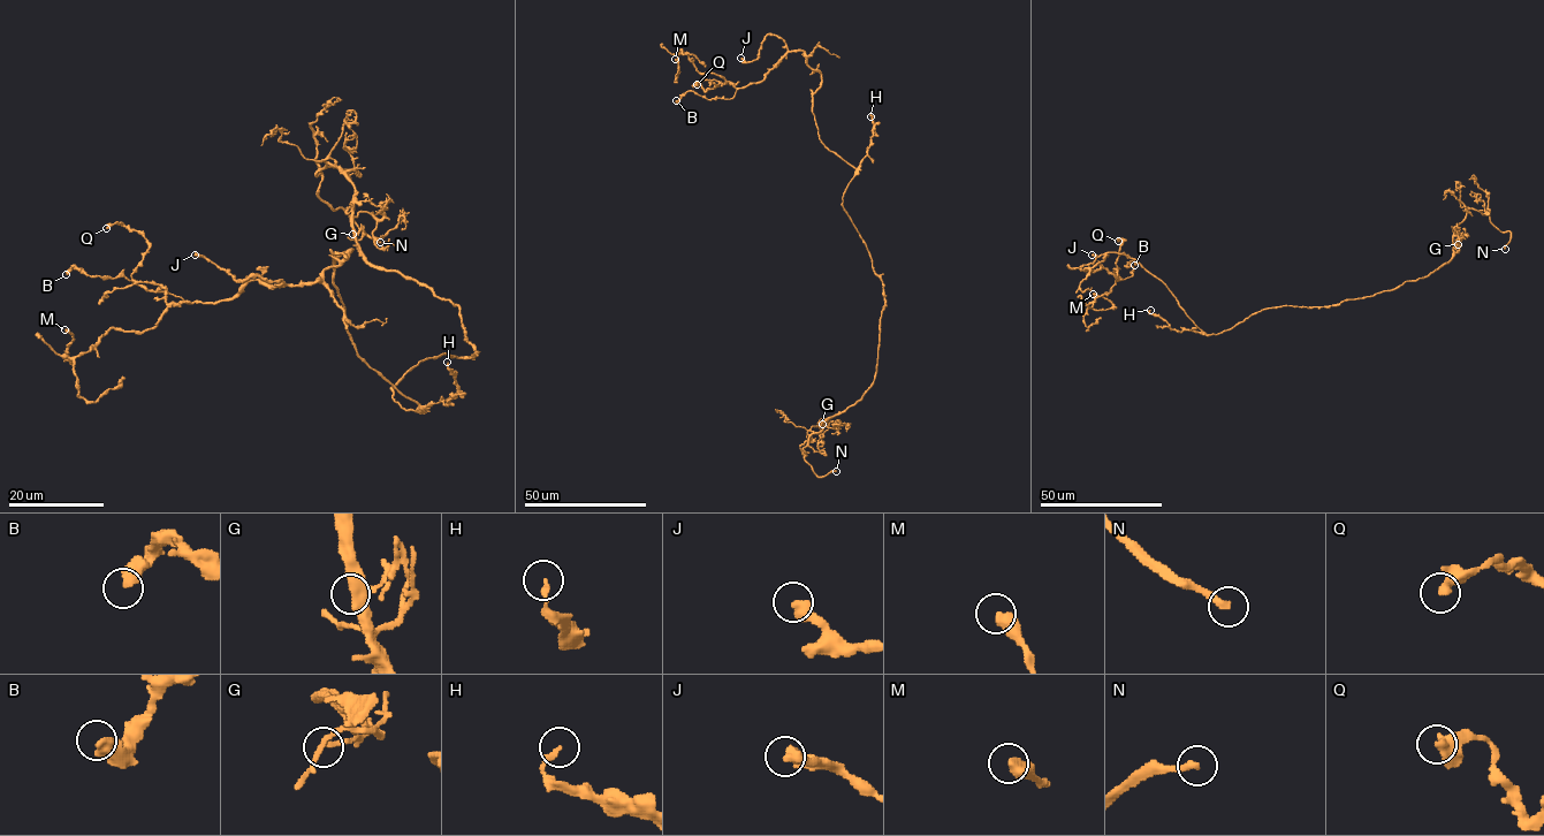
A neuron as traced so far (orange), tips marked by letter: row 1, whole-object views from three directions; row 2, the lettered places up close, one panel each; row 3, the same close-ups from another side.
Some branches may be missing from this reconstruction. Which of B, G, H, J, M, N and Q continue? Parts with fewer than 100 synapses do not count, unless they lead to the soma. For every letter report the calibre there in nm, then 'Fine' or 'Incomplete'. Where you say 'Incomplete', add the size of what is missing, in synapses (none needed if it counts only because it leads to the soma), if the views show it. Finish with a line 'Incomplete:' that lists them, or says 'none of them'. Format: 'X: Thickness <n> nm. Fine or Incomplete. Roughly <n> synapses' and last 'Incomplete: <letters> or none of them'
B: Thickness 480 nm. Fine
G: Thickness 180 nm. Fine
H: Thickness 200 nm. Fine
J: Thickness 460 nm. Fine
M: Thickness 480 nm. Fine
N: Thickness 280 nm. Incomplete
Q: Thickness 550 nm. Fine
Incomplete: N

